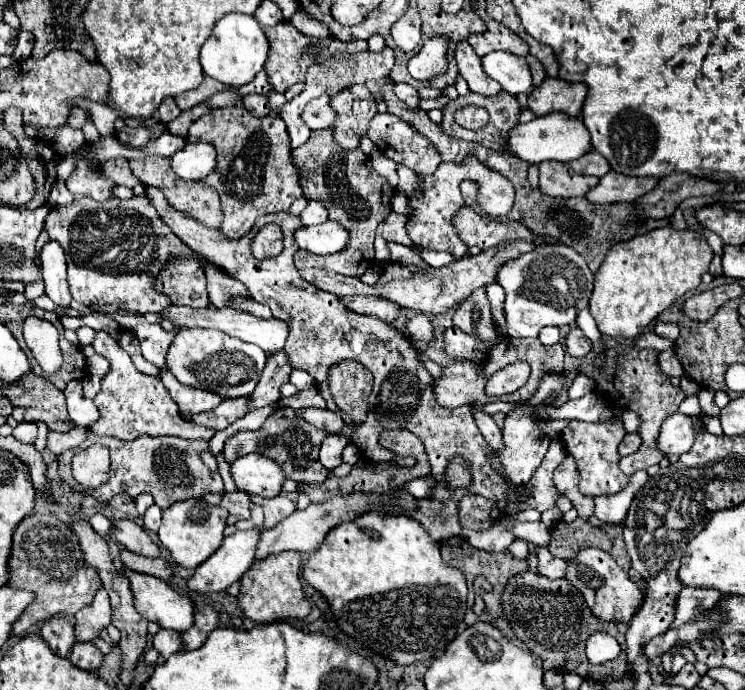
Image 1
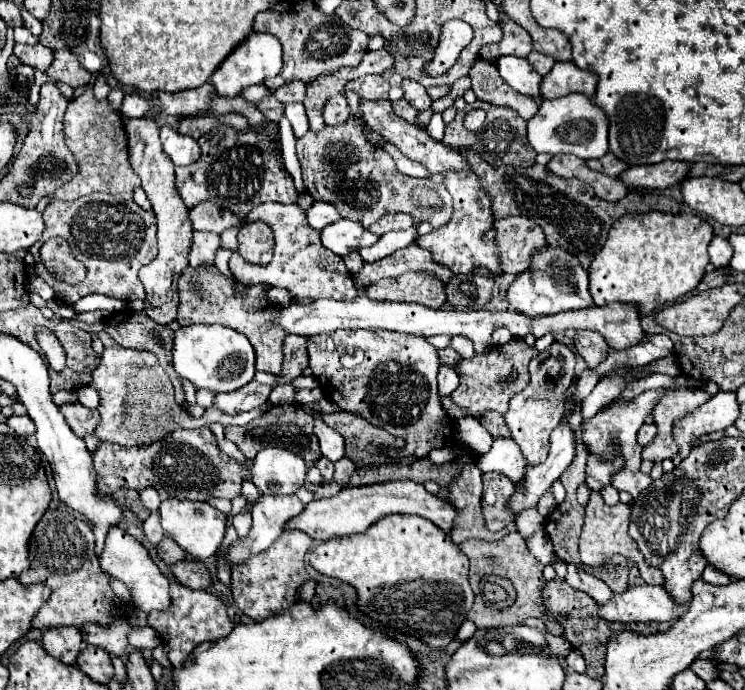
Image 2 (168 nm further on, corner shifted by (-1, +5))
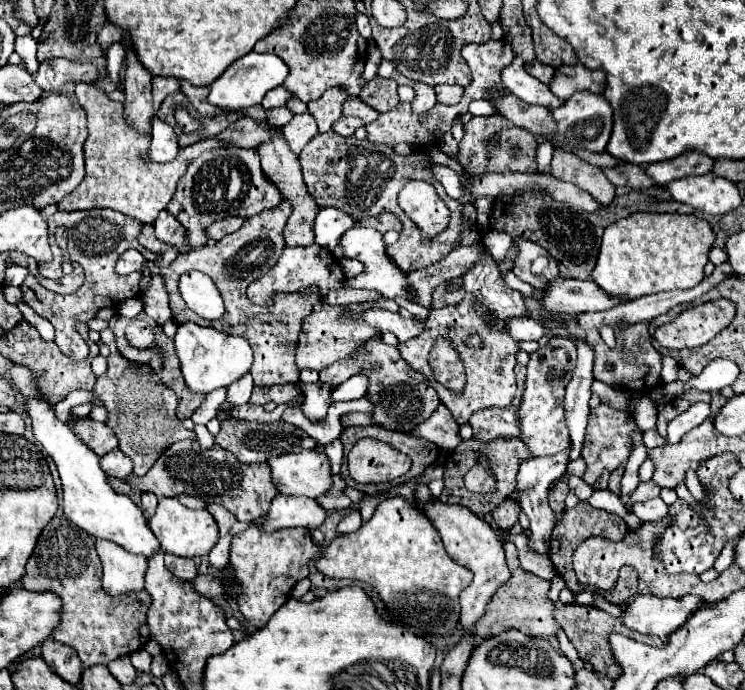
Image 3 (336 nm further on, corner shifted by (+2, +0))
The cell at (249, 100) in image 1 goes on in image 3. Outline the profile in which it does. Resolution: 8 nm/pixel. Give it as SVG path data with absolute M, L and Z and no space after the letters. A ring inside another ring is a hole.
M277 107L277 109L269 109L267 111L267 123L283 127L293 119L293 113L287 107Z

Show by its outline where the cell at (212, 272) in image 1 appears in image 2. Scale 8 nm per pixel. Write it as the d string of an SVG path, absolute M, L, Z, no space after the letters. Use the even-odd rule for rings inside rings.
M194 232L194 244L190 252L190 266L204 268L204 264L214 266L216 252L220 248L220 236L212 232Z

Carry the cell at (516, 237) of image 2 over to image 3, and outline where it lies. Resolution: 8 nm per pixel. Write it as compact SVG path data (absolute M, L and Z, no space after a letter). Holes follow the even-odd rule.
M515 237L513 241L519 247L513 273L521 281L525 281L525 283L533 285L537 291L541 291L545 285L553 283L559 277L557 263L545 249L541 249L539 245L535 245L527 239Z

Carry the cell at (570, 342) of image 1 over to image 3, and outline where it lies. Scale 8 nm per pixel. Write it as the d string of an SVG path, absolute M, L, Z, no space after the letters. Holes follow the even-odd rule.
M641 321L637 325L623 325L617 327L617 347L609 349L599 331L587 331L587 343L595 349L595 379L607 383L609 387L617 391L635 391L637 395L647 395L651 389L661 385L661 355L653 349L651 345L651 335L649 335L649 323L651 321Z

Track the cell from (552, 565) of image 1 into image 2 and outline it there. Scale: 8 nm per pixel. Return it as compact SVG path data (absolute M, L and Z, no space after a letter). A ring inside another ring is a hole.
M568 564L566 582L568 582L572 588L590 594L594 600L598 600L598 604L604 604L604 602L612 596L612 590L610 590L602 580L594 578L592 574L584 572L584 568L574 566L574 564Z

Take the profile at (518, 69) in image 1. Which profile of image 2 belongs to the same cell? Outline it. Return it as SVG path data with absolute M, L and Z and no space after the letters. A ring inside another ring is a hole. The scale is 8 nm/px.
M500 56L496 60L496 66L500 70L500 76L520 94L526 96L538 96L538 86L542 76L528 64L526 58L518 56Z

